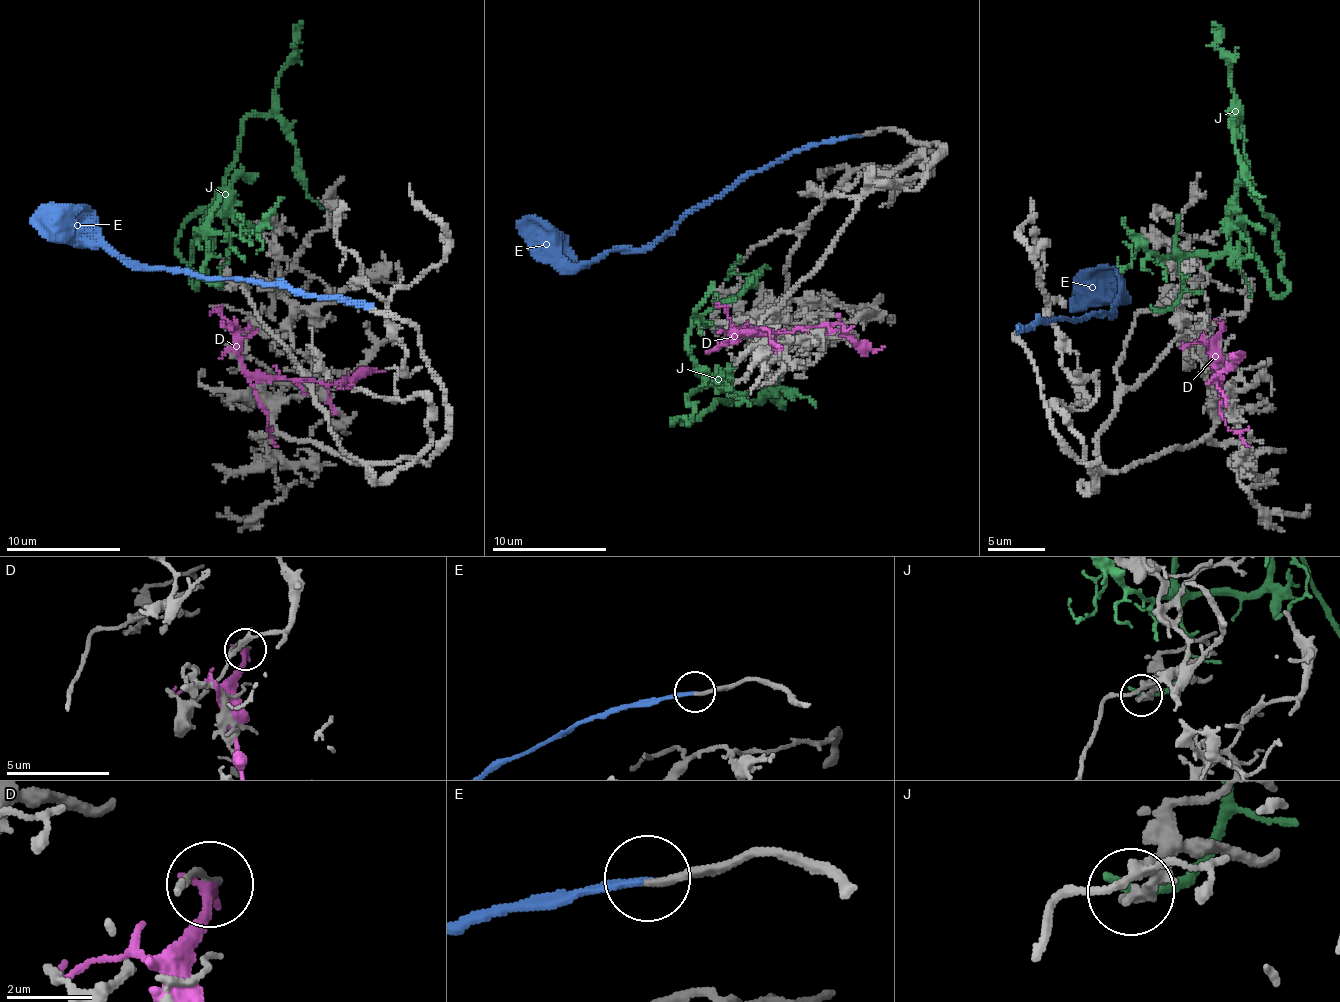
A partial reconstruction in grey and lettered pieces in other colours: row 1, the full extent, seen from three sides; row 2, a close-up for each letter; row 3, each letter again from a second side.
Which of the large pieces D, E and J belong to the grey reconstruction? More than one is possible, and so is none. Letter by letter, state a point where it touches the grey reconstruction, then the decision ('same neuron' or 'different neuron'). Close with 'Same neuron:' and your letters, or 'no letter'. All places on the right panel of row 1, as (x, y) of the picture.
D: (1222, 322) | different neuron
E: (1016, 331) | same neuron
J: (1157, 311) | different neuron
Same neuron: E

